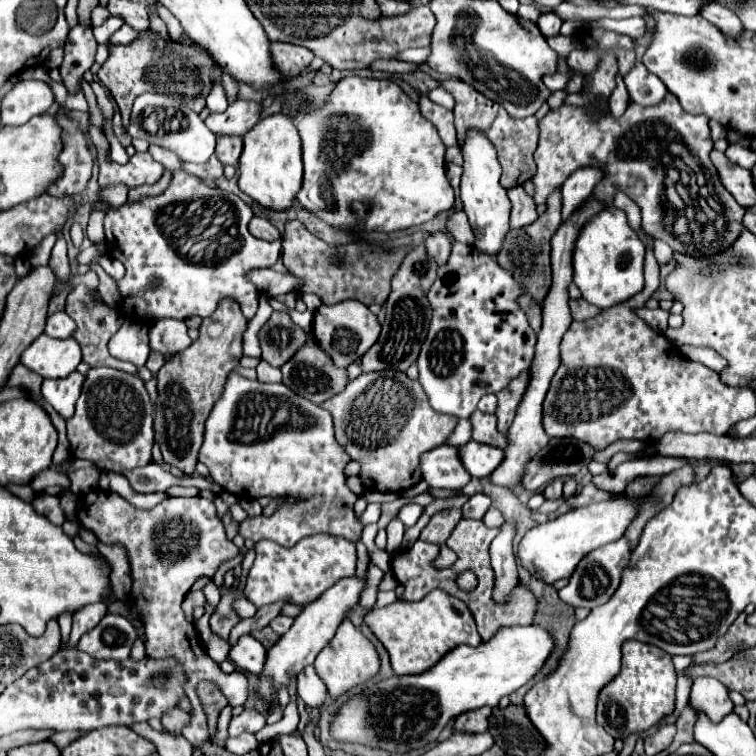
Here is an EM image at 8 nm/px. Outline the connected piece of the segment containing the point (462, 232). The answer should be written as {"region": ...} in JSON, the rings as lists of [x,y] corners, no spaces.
{"region":[[[463,211],[453,213],[453,217],[451,217],[449,223],[447,223],[447,231],[449,231],[457,241],[461,241],[461,243],[469,243],[469,245],[471,245],[471,241],[475,239],[475,235],[471,233],[471,227],[469,227],[469,223],[467,223],[467,215],[465,215]]]}

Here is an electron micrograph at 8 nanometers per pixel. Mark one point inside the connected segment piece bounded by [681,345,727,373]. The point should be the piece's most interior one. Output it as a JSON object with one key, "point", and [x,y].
{"point":[708,357]}

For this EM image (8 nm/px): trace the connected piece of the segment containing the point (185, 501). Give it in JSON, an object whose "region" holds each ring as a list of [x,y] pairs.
{"region":[[[93,489],[89,493],[79,495],[77,519],[79,519],[79,525],[83,525],[85,529],[93,531],[99,537],[101,543],[115,545],[115,543],[121,541],[121,545],[125,547],[127,557],[129,557],[129,567],[131,567],[129,575],[131,575],[131,581],[133,581],[129,595],[131,595],[133,607],[141,613],[143,623],[145,623],[145,651],[147,651],[147,657],[149,659],[171,659],[173,657],[173,659],[177,659],[177,663],[183,665],[183,669],[185,669],[183,691],[185,691],[185,695],[191,701],[191,721],[189,721],[189,725],[183,727],[183,737],[187,737],[187,741],[191,745],[195,745],[195,747],[203,745],[207,741],[209,733],[207,733],[207,719],[205,719],[203,707],[201,707],[199,697],[195,693],[197,683],[203,681],[203,679],[215,681],[223,689],[223,695],[229,699],[231,707],[243,705],[245,699],[247,699],[247,691],[249,691],[245,673],[239,671],[239,673],[227,675],[205,653],[205,649],[199,643],[195,627],[185,619],[185,615],[181,611],[181,601],[189,593],[189,589],[195,583],[195,579],[199,579],[201,575],[213,575],[223,561],[227,561],[227,559],[231,559],[231,557],[235,557],[239,553],[239,549],[231,541],[227,541],[227,537],[225,537],[225,529],[223,529],[221,519],[217,517],[213,501],[211,499],[203,499],[203,497],[171,497],[165,503],[157,505],[155,509],[141,511],[141,509],[131,507],[121,495],[117,495],[113,491]]]}

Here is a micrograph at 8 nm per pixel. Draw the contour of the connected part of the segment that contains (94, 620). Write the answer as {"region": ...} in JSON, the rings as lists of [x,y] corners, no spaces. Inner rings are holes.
{"region":[[[91,603],[91,605],[85,605],[83,609],[77,609],[73,615],[73,629],[71,629],[69,645],[75,647],[75,641],[79,641],[83,633],[93,629],[103,619],[105,613],[107,613],[105,603]]]}

